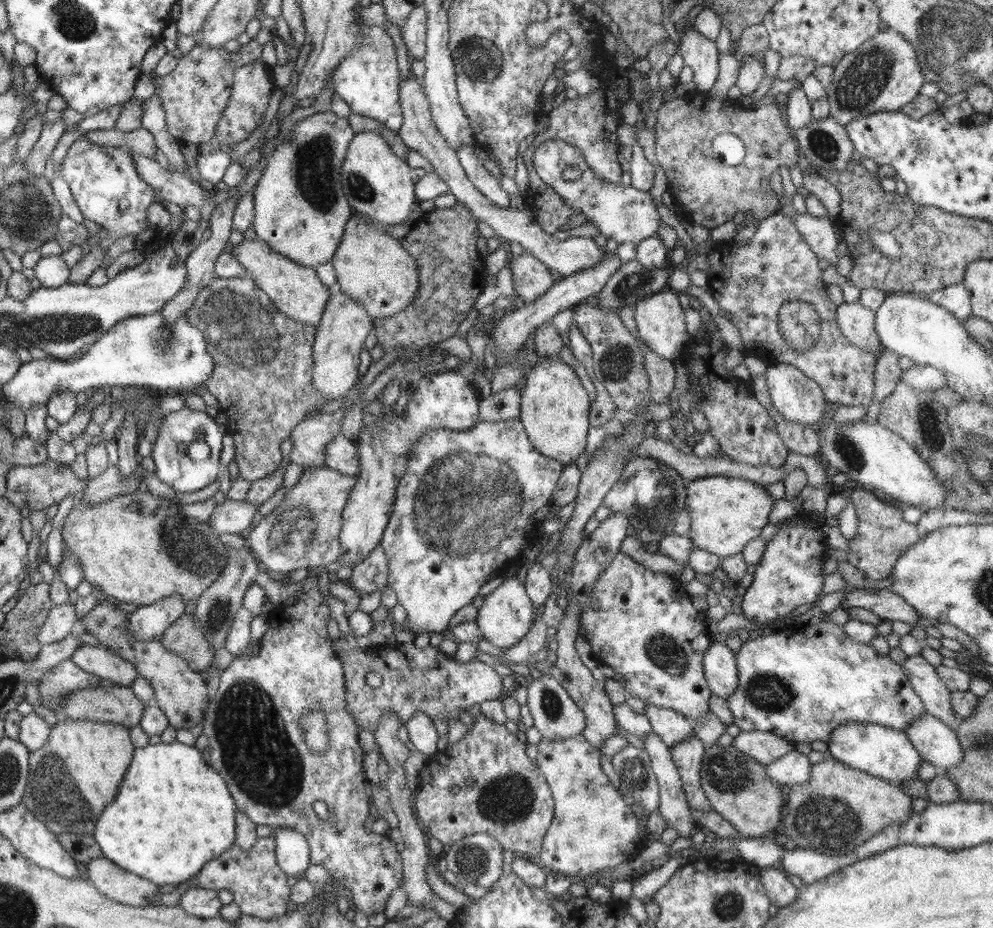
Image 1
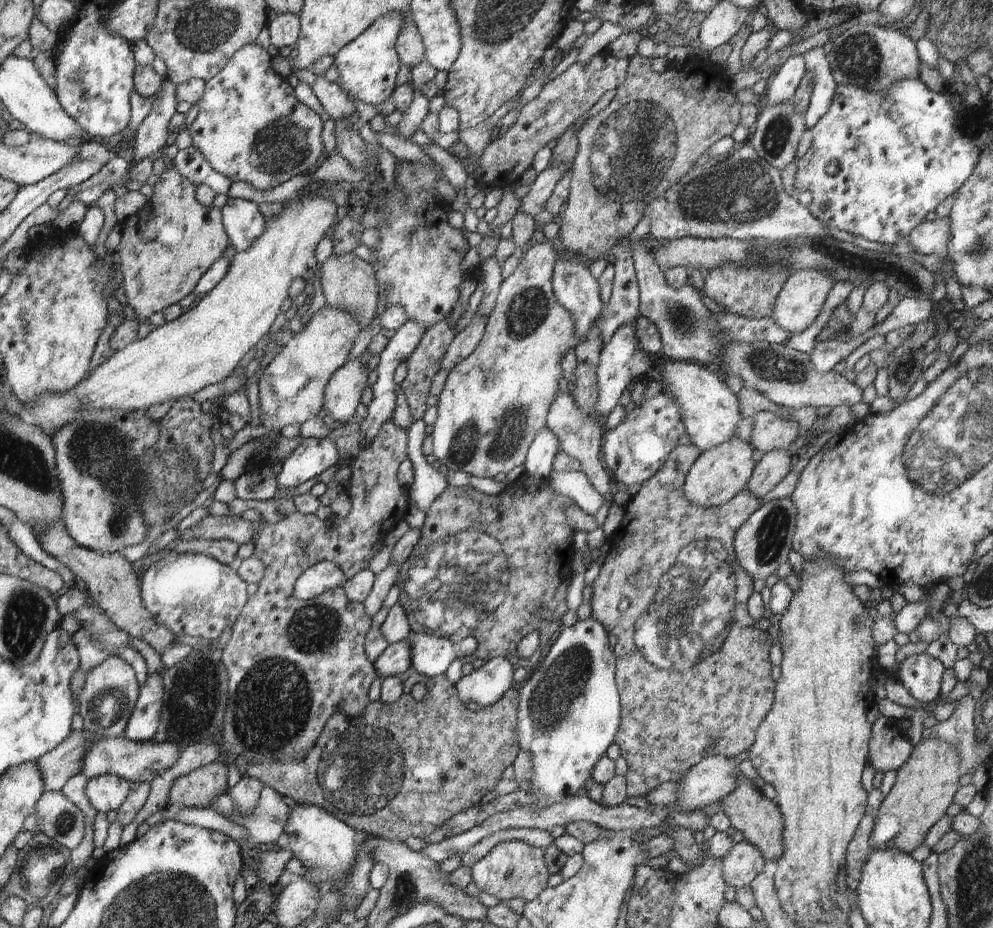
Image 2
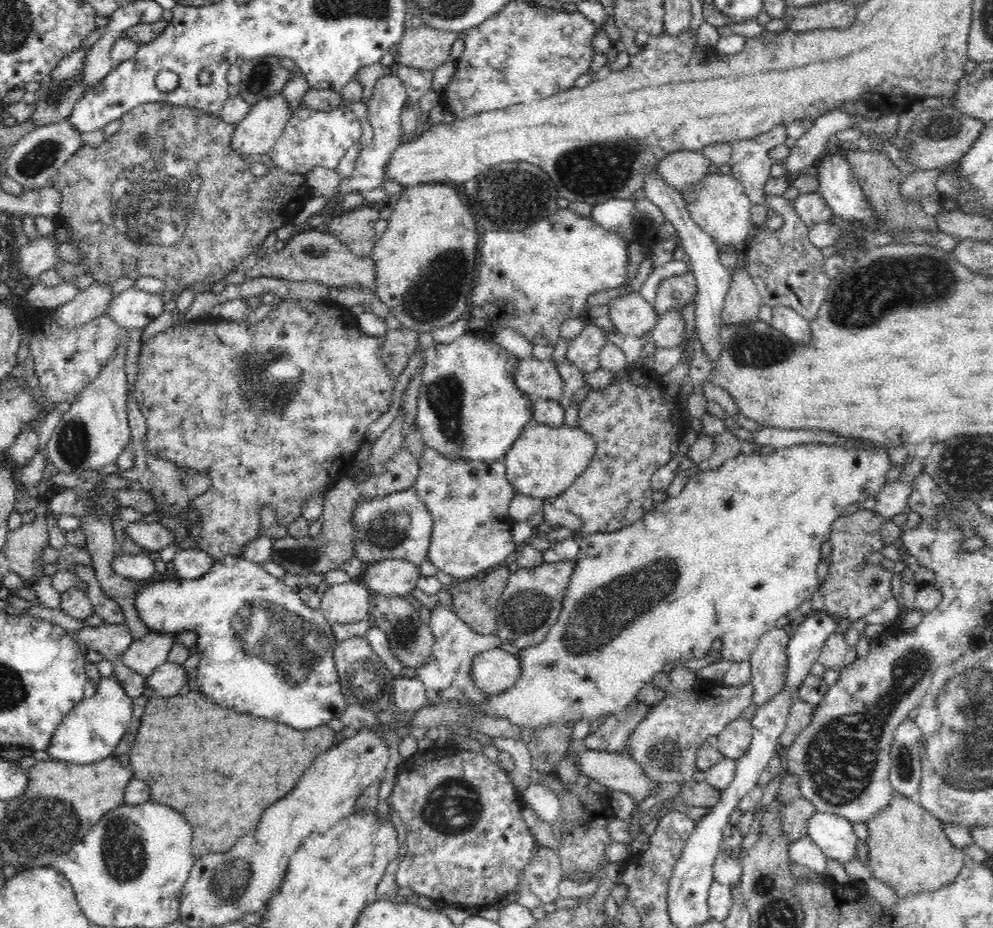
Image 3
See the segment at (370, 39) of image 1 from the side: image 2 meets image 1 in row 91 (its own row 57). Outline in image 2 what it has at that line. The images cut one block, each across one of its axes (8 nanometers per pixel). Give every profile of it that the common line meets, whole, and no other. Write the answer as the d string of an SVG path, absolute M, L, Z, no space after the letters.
M392 12L388 16L380 16L366 30L341 48L334 57L334 64L338 70L339 84L355 98L368 104L382 104L393 94L396 86L396 75L400 70L401 60L395 46L400 30L404 28L404 16L400 12Z

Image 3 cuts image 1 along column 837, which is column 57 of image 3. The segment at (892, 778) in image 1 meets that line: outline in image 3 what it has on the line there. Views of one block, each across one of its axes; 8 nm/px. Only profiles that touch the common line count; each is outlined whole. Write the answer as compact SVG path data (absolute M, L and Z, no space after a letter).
M114 675L104 677L97 684L94 696L82 699L82 702L76 704L56 726L50 746L45 751L50 759L81 765L110 757L130 726L132 710L134 710L132 697L126 694L120 681Z

